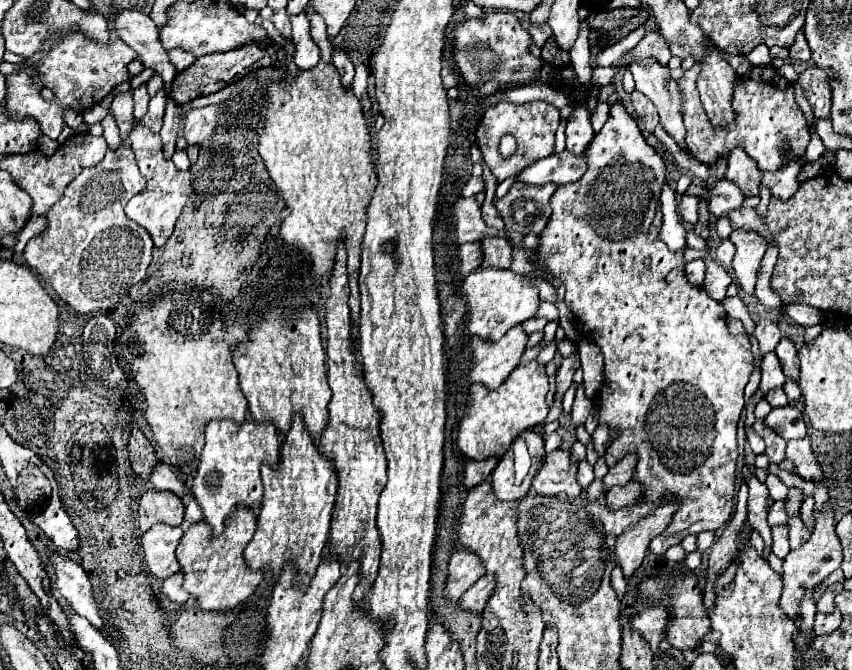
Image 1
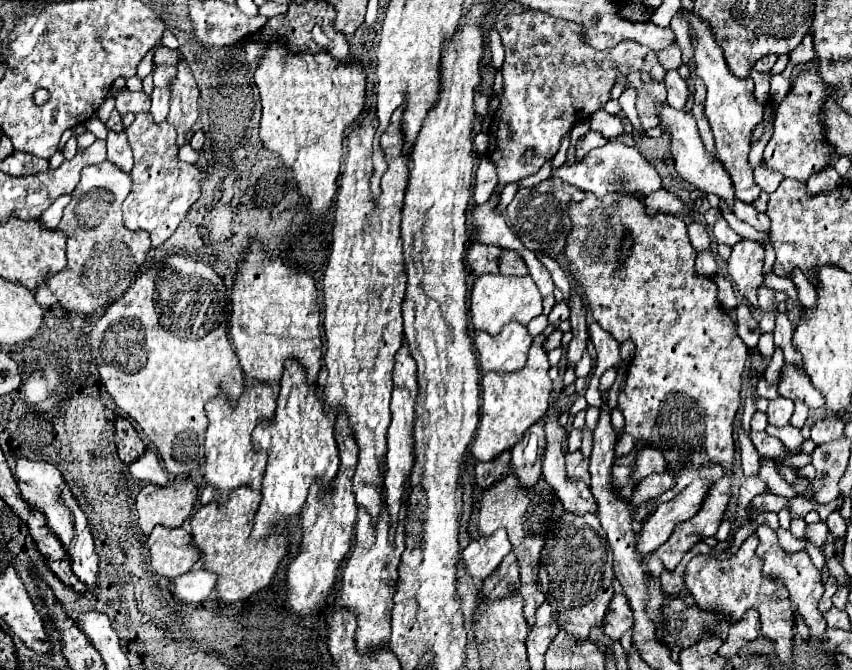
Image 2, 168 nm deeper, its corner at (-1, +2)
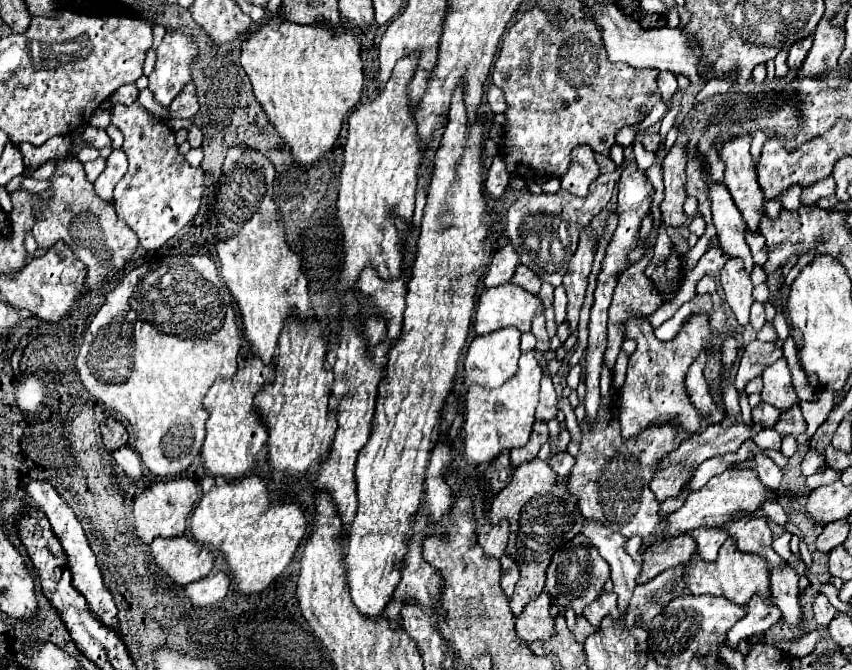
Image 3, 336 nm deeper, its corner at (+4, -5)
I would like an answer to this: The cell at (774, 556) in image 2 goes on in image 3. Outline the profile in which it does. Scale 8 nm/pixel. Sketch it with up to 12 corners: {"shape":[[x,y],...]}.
{"shape":[[766,517],[728,523],[738,549],[786,567],[772,549]]}

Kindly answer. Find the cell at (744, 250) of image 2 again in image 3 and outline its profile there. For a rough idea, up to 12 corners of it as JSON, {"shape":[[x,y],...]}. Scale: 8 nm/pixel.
{"shape":[[742,259],[720,271],[724,297],[746,325],[754,297]]}

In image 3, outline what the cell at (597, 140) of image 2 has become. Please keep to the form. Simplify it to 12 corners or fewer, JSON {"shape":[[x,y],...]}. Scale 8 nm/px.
{"shape":[[576,147],[562,189],[586,195],[598,177],[590,147]]}

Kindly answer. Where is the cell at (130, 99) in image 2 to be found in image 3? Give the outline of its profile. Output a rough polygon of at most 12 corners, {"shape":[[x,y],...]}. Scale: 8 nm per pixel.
{"shape":[[98,109],[90,125],[106,129],[110,125],[112,111]]}

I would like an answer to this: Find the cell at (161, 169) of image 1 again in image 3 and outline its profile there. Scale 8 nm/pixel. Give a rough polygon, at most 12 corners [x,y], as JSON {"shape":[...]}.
{"shape":[[116,105],[116,215],[156,251],[198,213],[204,171],[164,119]]}

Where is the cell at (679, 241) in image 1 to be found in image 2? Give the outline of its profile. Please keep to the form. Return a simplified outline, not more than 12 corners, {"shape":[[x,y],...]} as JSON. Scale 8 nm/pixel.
{"shape":[[617,140],[553,172],[583,192],[651,194],[655,166]]}

